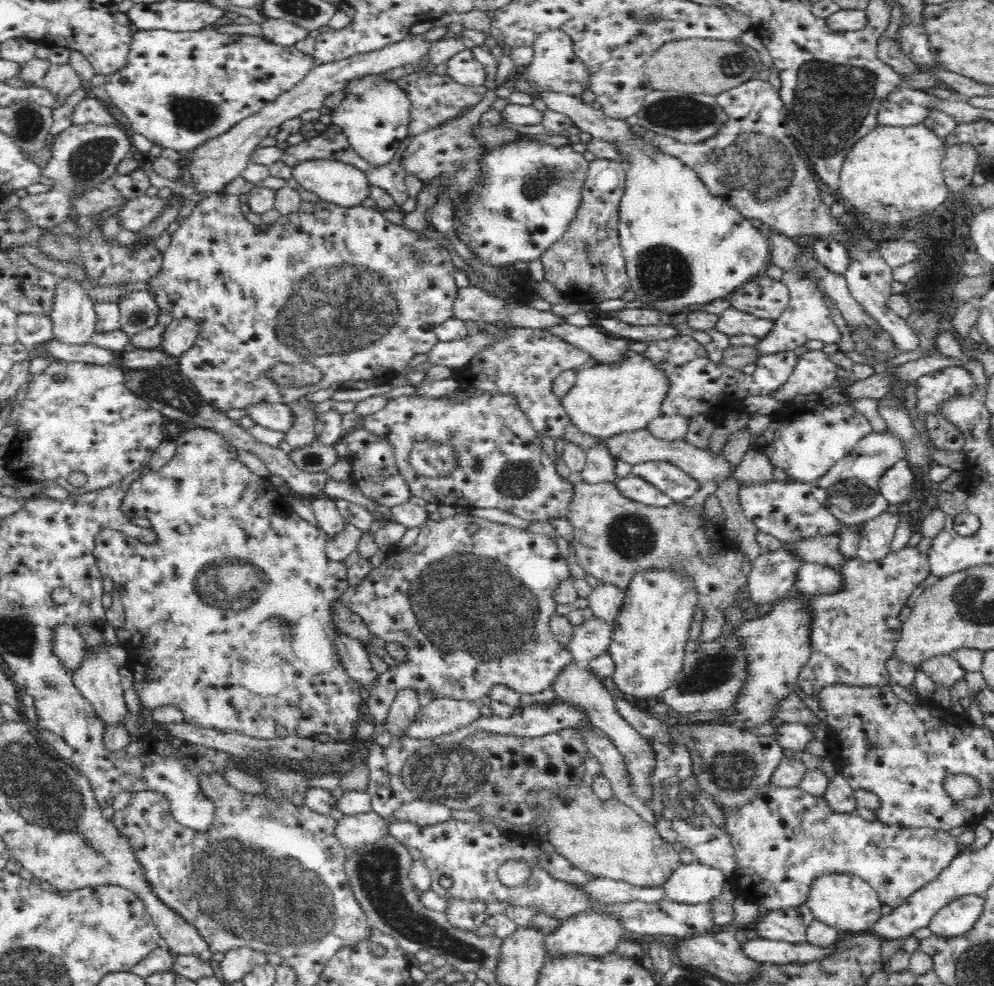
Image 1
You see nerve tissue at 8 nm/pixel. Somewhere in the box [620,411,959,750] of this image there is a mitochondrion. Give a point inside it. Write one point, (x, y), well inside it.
(710, 671)

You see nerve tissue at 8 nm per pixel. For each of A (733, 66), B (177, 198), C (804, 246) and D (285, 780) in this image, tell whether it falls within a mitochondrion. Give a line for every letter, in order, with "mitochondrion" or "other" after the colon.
A: mitochondrion
B: other
C: other
D: mitochondrion

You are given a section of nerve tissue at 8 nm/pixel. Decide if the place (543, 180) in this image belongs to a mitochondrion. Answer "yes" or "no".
yes

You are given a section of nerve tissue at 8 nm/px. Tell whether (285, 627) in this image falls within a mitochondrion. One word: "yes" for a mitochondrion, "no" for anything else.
yes

